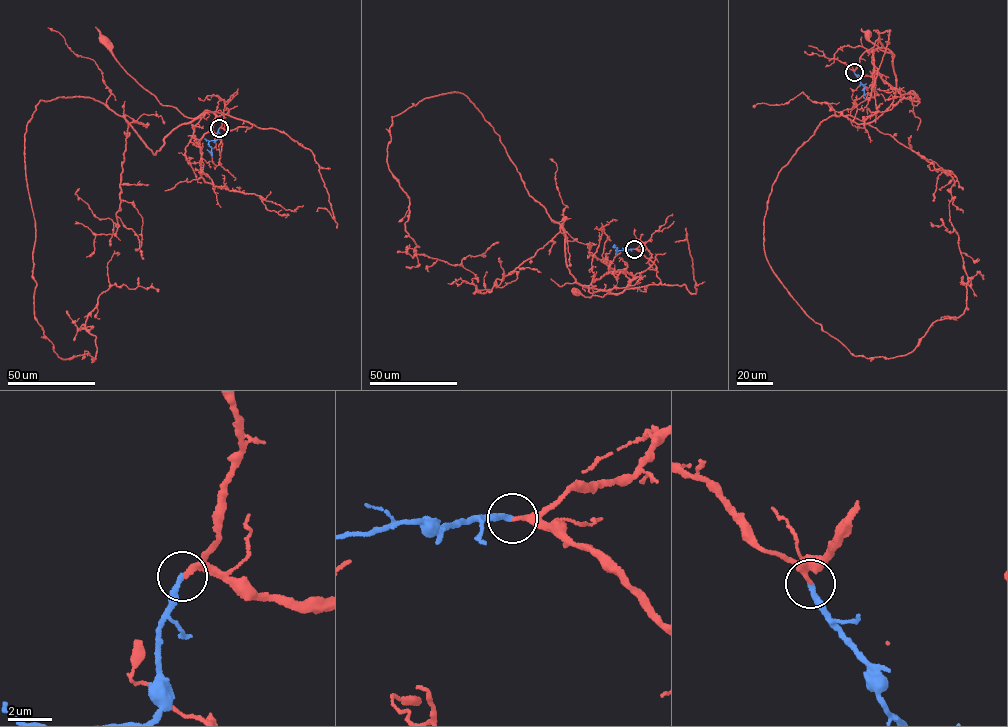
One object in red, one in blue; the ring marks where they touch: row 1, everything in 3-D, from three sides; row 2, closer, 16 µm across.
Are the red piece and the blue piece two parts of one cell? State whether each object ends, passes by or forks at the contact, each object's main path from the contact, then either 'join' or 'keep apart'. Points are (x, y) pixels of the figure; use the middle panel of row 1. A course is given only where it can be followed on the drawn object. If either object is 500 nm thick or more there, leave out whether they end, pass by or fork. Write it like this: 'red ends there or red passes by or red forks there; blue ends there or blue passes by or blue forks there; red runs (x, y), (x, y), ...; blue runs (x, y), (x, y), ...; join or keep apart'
red ends there; blue ends there; red runs (634, 249), (656, 267), (657, 285), (603, 297), (584, 296), (577, 289), (575, 293); blue runs (634, 249), (617, 251), (613, 245); join

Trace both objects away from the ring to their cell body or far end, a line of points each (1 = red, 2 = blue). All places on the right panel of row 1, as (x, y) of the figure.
1: (854, 72), (863, 53), (878, 40), (895, 55), (893, 58), (892, 54), (878, 47), (868, 38), (869, 34)
2: (854, 72), (864, 86), (865, 98)

